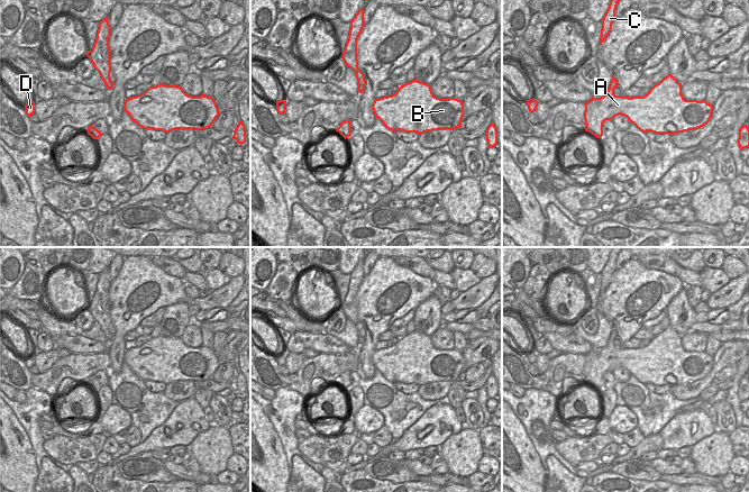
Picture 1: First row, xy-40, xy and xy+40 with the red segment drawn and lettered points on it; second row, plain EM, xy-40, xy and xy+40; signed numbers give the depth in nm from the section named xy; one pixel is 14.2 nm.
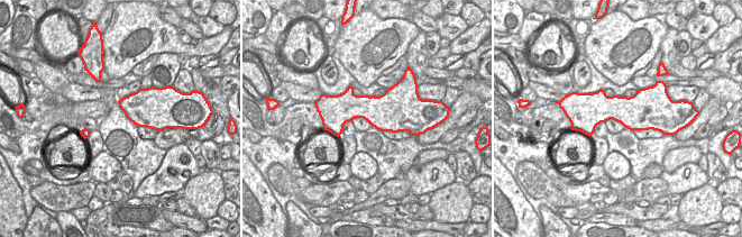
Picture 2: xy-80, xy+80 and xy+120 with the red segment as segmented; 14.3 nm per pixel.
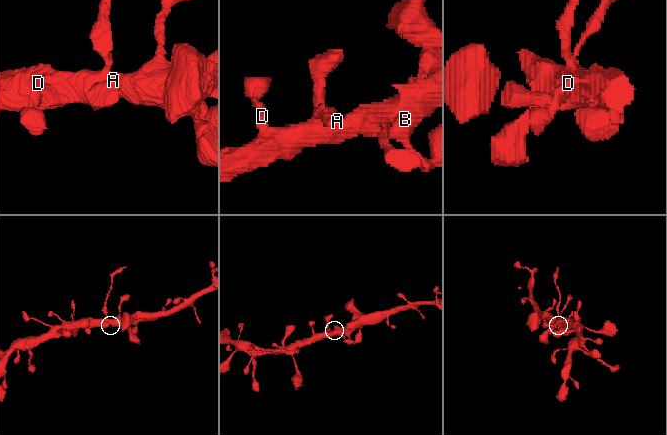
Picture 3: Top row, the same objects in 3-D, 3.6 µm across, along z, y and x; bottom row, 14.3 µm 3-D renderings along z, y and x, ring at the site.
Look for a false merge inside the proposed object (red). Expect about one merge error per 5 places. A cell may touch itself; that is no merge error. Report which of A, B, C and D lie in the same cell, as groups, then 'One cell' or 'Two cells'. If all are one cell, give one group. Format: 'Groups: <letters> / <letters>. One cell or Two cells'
Groups: A B D / C. Two cells

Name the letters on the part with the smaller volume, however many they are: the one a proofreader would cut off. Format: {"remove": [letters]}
{"remove": ["C"]}

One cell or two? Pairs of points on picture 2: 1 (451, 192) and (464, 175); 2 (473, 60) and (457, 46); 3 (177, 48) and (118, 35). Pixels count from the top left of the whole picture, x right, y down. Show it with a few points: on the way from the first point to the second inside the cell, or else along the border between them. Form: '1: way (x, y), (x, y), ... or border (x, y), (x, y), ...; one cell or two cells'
1: border (457, 178), (466, 183); two cells
2: border (481, 43), (465, 55); two cells
3: way (162, 43), (149, 27), (144, 26), (134, 29); one cell

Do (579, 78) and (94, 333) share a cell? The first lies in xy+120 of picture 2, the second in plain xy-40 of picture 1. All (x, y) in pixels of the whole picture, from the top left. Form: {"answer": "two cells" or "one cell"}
{"answer": "two cells"}

